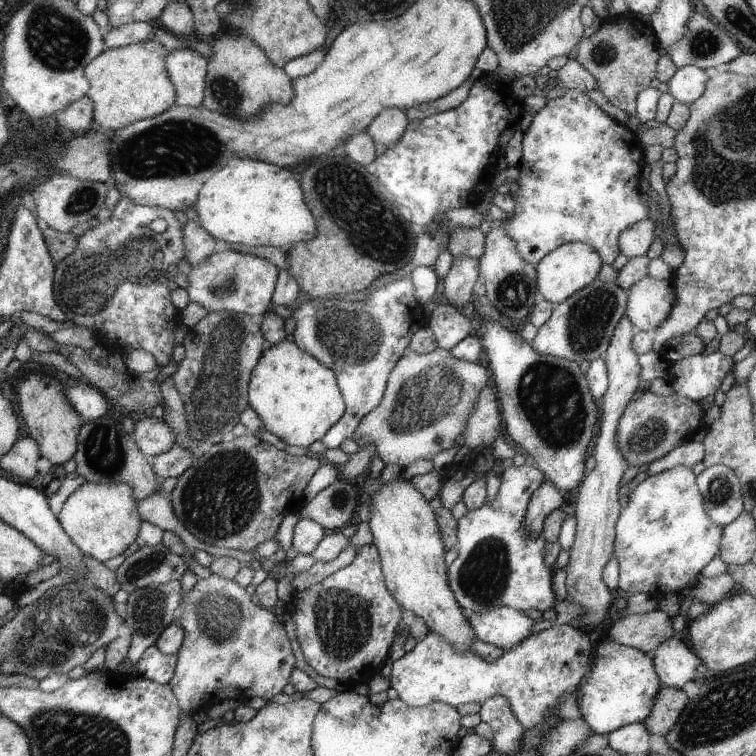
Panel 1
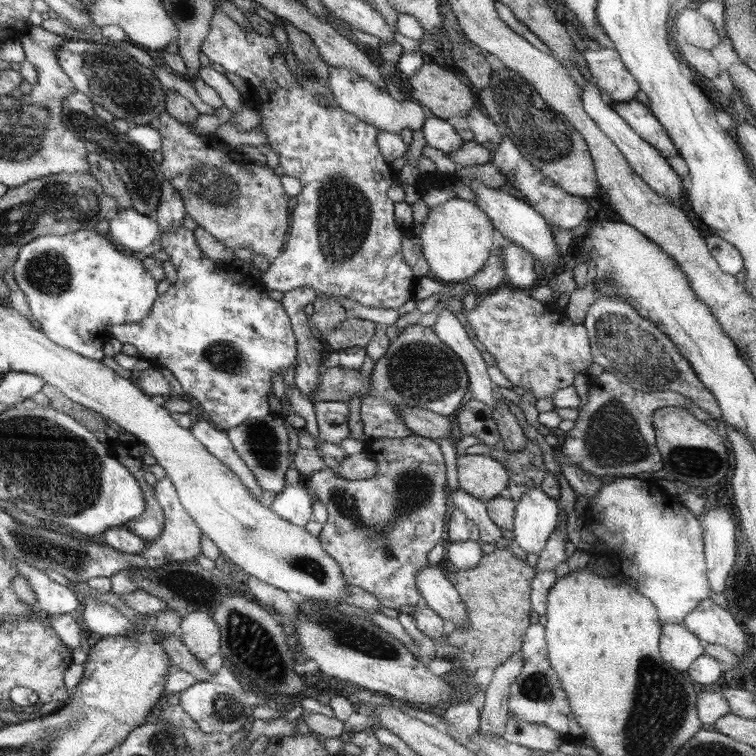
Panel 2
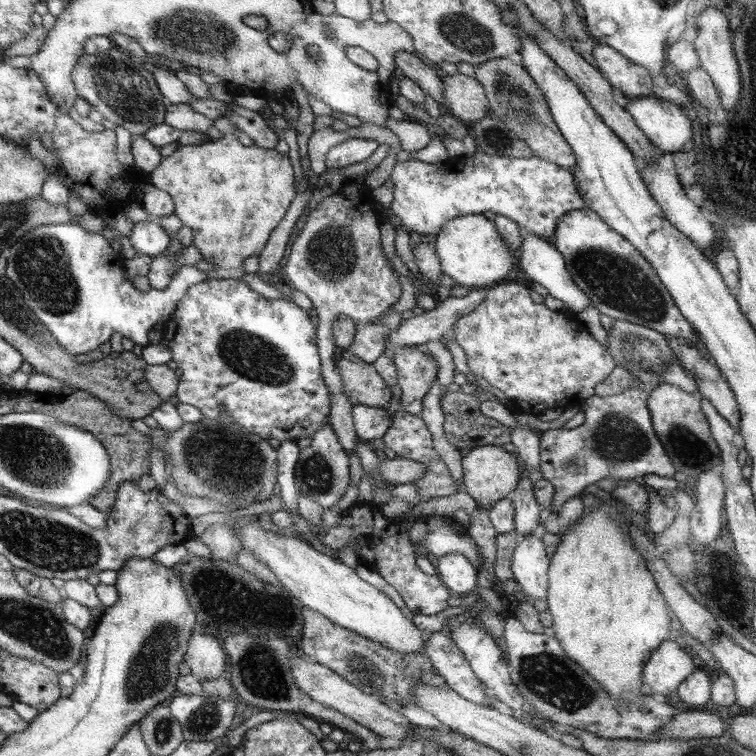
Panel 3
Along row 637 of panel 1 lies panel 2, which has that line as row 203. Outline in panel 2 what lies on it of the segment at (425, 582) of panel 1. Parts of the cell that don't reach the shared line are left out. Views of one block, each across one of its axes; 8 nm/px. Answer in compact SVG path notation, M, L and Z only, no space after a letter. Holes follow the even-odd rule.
M449 198L443 204L427 208L427 216L421 224L415 226L415 236L419 238L421 252L429 264L437 282L455 284L473 278L485 262L491 258L493 248L493 224L487 216L475 206L475 202Z

